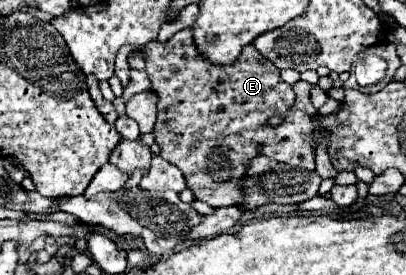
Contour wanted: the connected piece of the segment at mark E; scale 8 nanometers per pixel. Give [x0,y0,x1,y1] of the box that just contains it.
[143,28,315,208]

